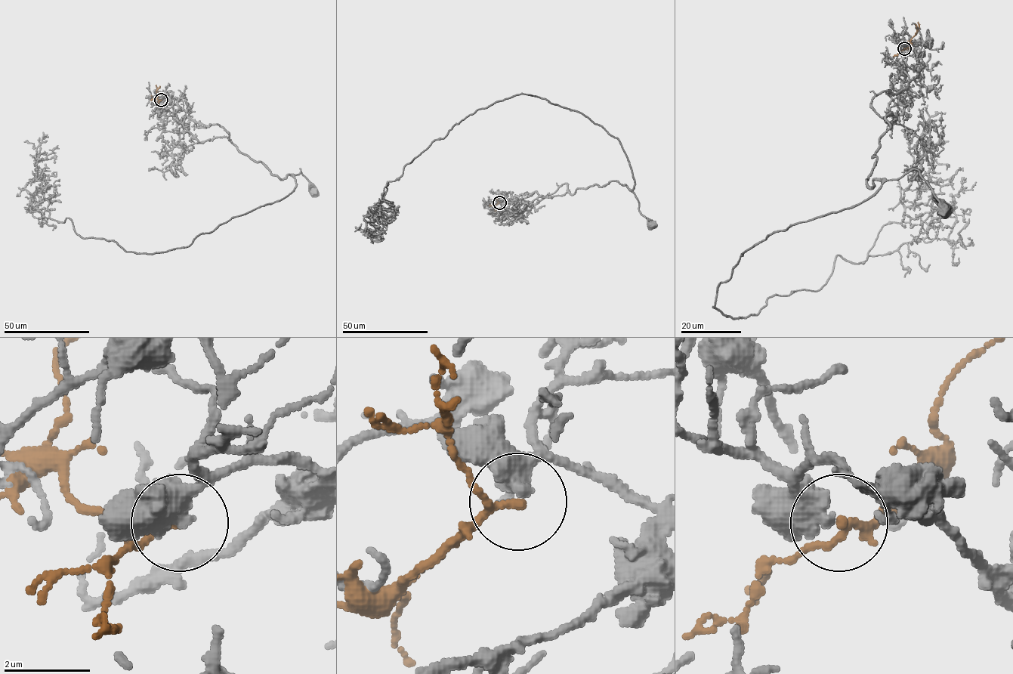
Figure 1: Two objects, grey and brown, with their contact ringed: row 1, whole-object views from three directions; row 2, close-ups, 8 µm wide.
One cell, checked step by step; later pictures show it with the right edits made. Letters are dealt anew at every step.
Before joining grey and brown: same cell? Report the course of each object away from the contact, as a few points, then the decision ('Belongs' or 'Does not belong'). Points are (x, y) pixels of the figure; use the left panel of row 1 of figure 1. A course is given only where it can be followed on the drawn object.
Course of grey: (162, 100), (168, 97), (194, 120), (218, 124), (239, 151), (282, 179), (298, 174), (301, 168), (313, 192). Course of brown: (162, 100), (156, 98), (156, 85). Does not belong

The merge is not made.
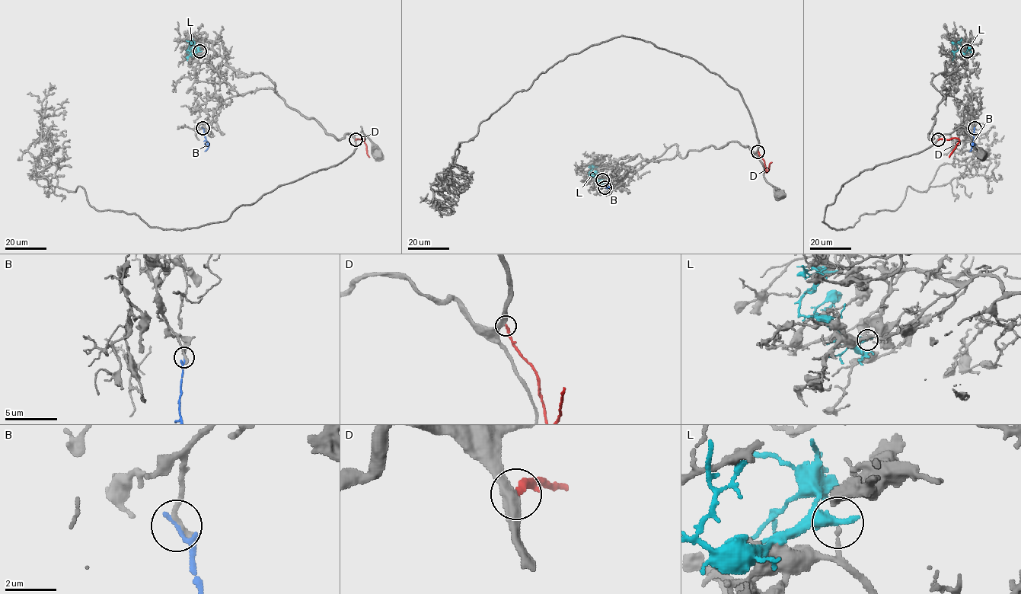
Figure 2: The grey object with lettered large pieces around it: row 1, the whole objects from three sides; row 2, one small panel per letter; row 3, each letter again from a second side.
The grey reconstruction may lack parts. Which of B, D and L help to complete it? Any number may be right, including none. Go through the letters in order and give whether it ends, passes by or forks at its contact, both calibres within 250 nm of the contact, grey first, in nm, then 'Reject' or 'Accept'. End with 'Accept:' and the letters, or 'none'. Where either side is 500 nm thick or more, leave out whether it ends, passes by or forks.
B: It ends there. Thickness 300 nm (grey) against 190 nm. Reject
D: It ends there. Thickness 360 nm (grey) against 200 nm. Reject
L: It passes by. Thickness 130 nm (grey) against 360 nm. Reject
Accept: none

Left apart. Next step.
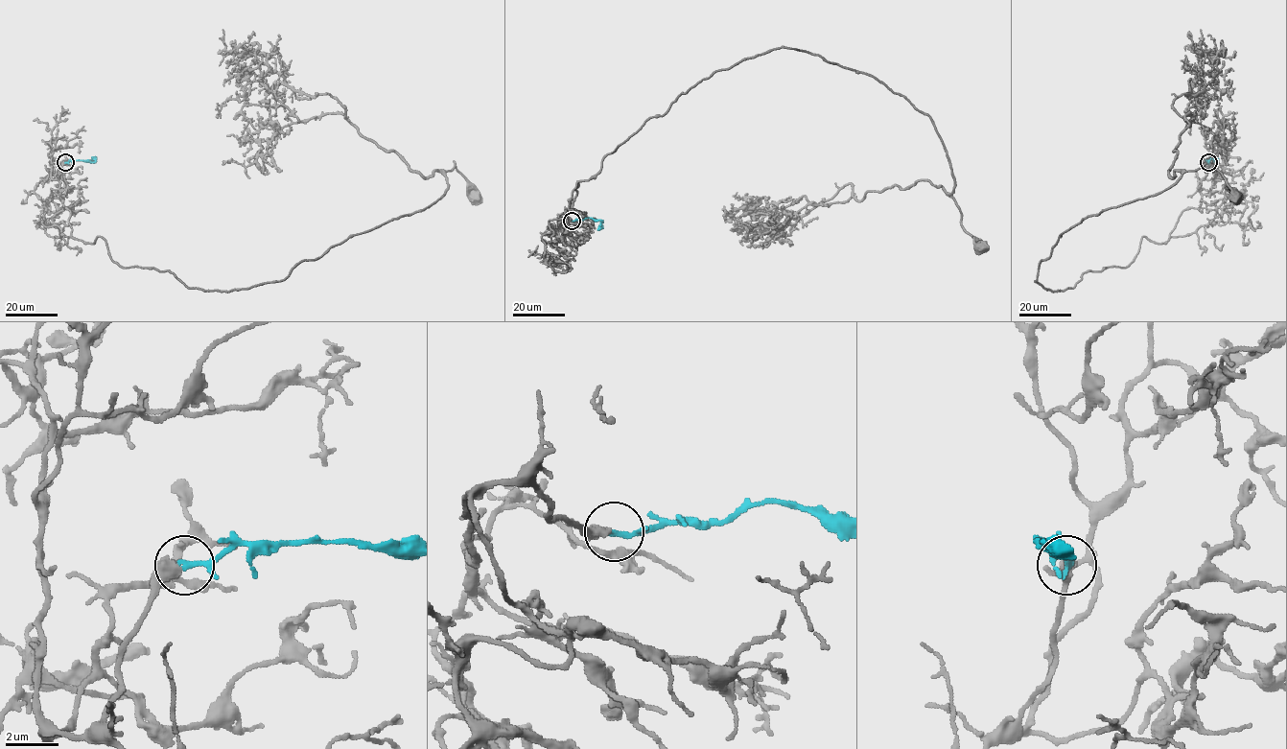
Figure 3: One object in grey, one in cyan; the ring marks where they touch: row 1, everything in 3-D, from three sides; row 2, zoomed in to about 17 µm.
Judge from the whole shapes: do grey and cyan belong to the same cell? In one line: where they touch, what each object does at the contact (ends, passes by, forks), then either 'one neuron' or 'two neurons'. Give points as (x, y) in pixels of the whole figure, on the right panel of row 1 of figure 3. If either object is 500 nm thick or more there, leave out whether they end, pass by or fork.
at (1208, 162); grey ends there; cyan passes by; one neuron

